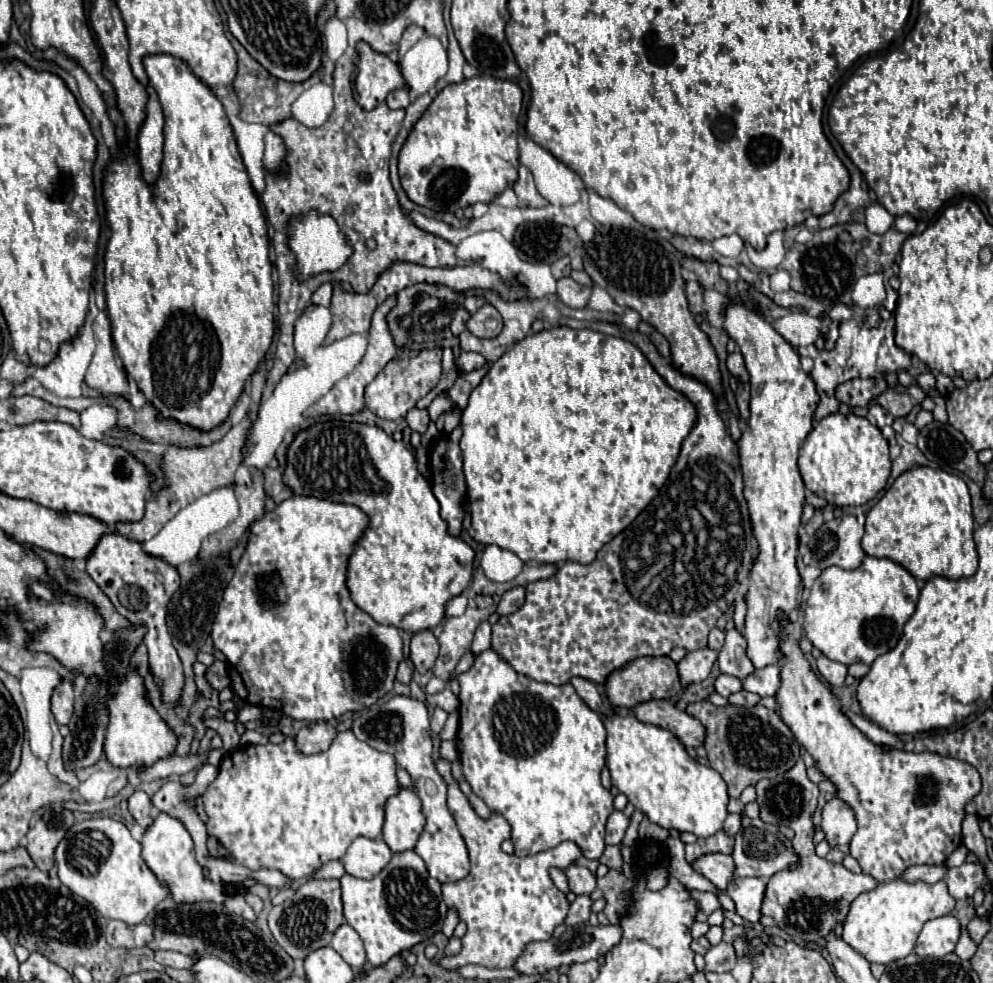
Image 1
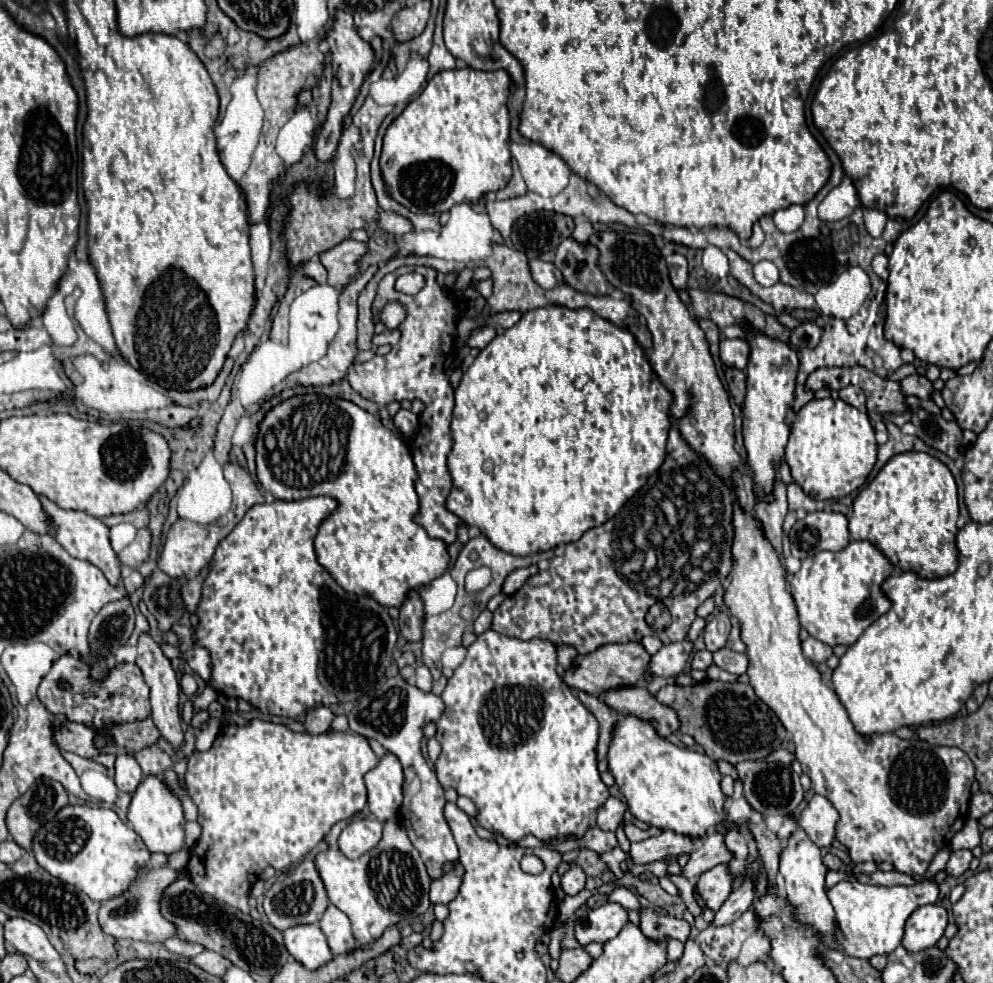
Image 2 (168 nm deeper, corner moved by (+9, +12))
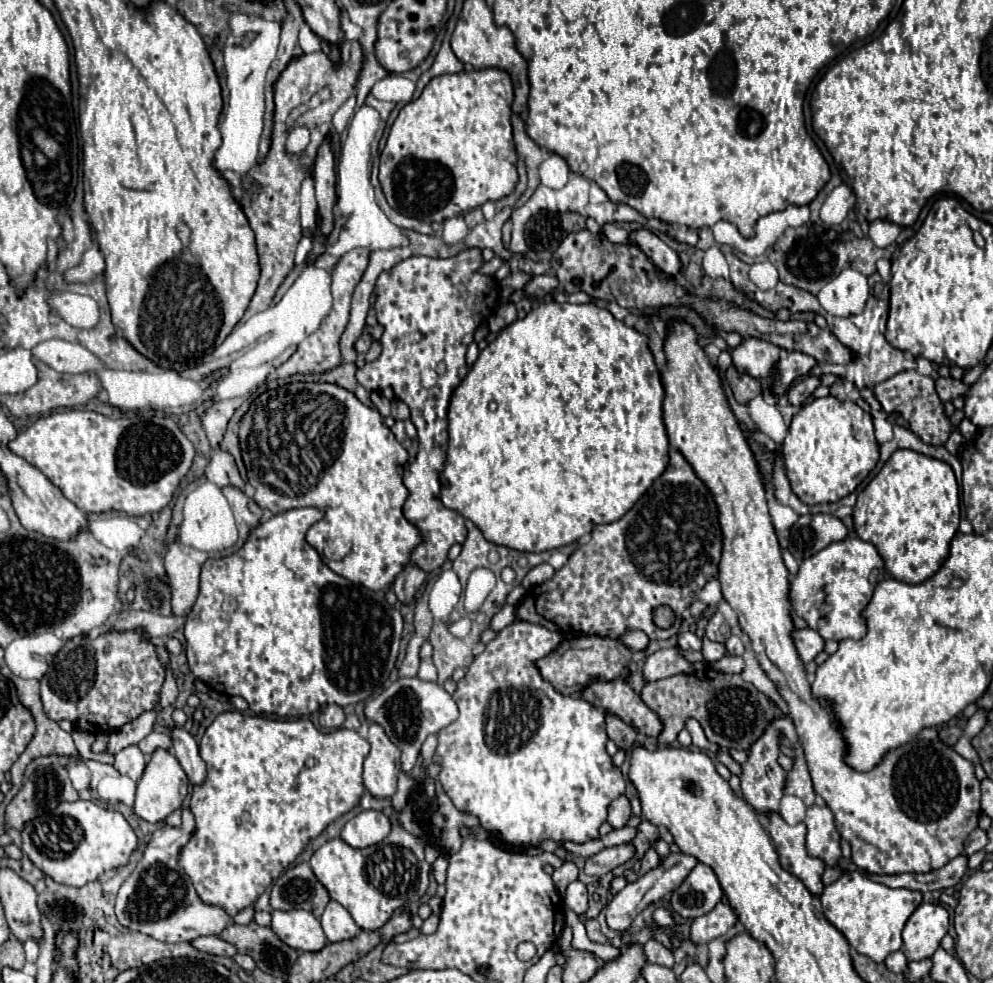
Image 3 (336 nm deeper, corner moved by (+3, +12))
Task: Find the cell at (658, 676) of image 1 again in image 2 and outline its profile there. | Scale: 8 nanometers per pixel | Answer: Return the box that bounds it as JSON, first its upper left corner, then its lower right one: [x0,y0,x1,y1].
[562,642,650,696]

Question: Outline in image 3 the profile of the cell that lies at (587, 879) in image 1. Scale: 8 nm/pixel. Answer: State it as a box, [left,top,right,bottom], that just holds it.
[564,880,588,914]

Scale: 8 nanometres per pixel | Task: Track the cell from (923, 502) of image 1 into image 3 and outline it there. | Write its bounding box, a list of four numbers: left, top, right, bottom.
[854,450,960,584]

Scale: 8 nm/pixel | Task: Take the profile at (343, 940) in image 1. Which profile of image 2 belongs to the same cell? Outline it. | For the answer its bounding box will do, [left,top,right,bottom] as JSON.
[320,906,356,954]

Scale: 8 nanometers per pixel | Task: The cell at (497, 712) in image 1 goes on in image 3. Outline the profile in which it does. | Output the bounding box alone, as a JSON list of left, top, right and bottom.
[436,622,624,846]

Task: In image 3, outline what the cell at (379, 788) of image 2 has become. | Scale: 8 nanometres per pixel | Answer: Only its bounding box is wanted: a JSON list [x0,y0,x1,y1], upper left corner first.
[364,724,402,798]

